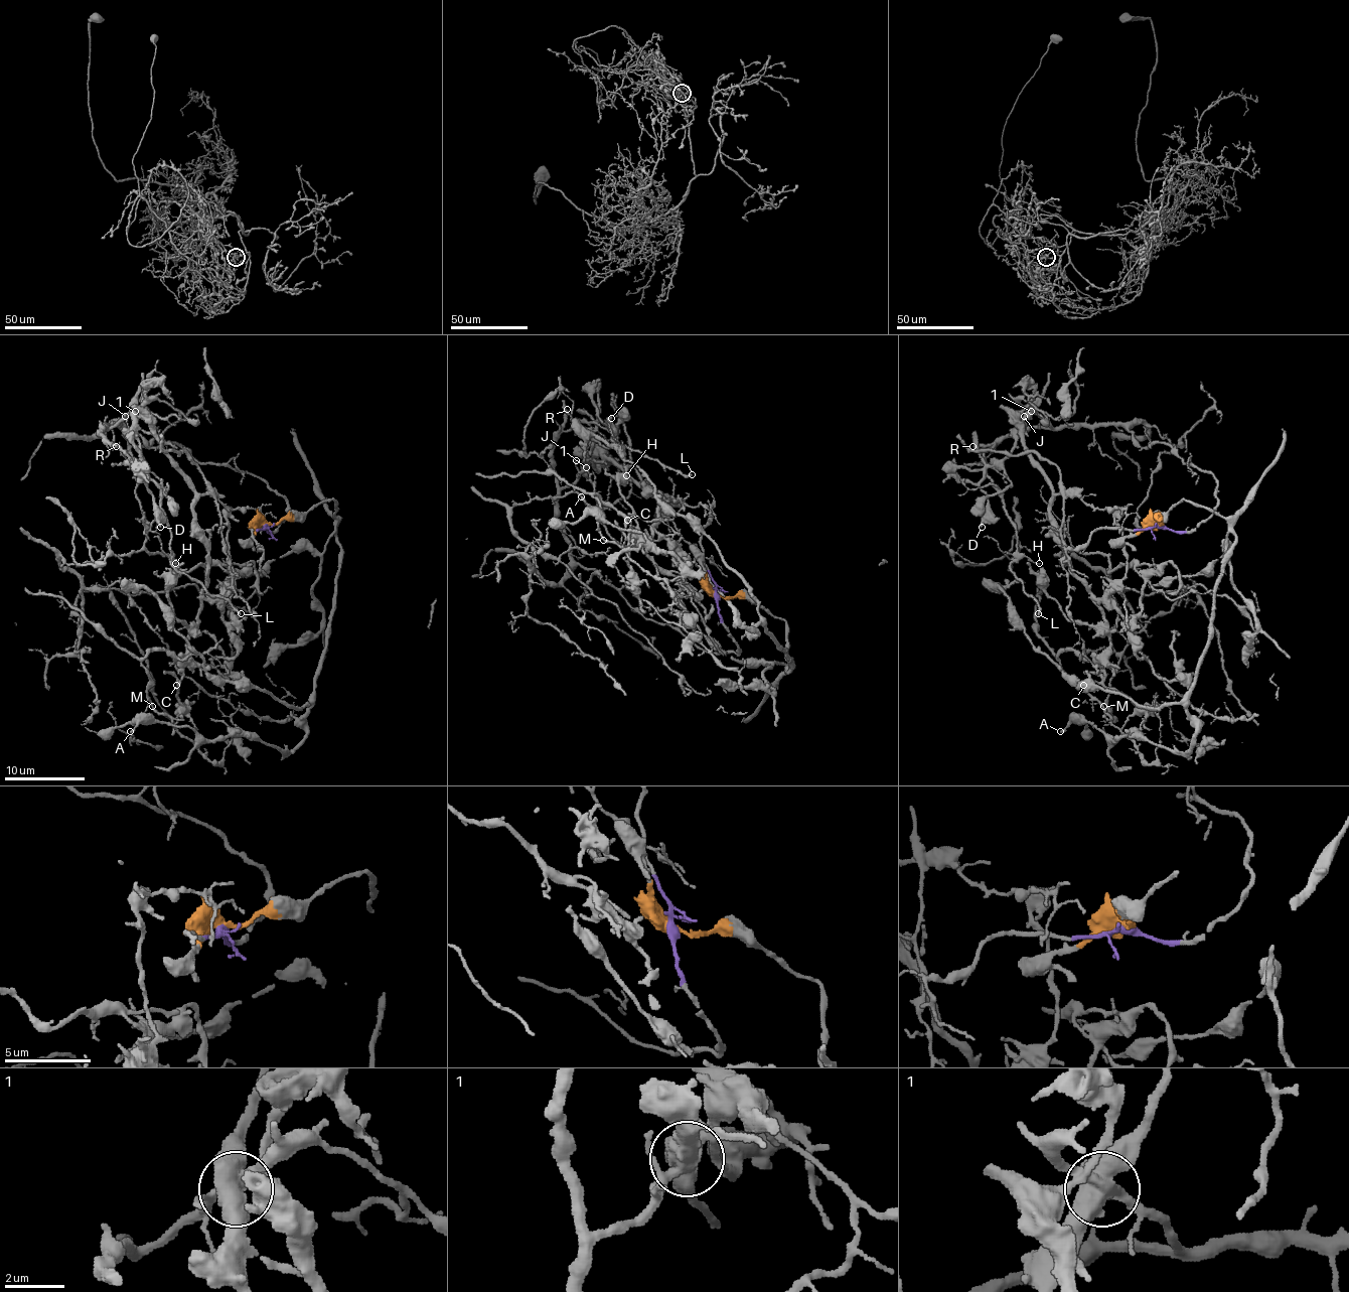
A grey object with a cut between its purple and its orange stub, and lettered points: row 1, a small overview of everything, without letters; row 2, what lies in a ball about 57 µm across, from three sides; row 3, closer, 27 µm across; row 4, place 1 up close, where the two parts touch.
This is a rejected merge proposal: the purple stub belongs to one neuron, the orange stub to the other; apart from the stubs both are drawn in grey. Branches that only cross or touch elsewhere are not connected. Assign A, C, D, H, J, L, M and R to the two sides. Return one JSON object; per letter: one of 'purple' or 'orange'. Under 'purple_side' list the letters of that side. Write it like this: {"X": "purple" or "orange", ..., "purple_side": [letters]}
{"A": "orange", "C": "purple", "D": "purple", "H": "purple", "J": "purple", "L": "purple", "M": "purple", "R": "purple", "purple_side": ["C", "D", "H", "J", "L", "M", "R"]}

